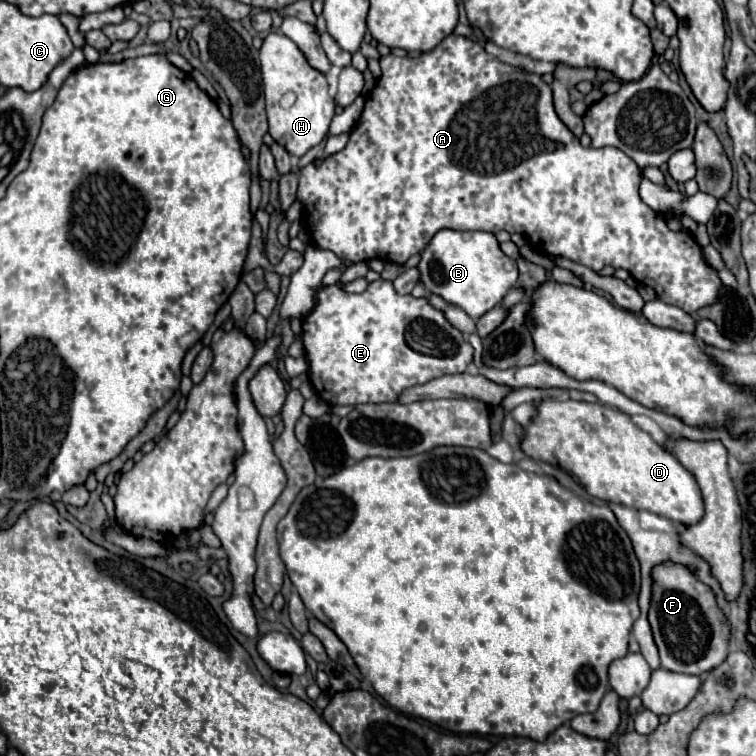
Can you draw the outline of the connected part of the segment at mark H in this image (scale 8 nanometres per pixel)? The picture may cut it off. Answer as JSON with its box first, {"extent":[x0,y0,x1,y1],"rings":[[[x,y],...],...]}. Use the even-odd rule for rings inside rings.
{"extent":[260,31,336,157],"rings":[[[276,31],[268,33],[268,37],[264,39],[264,45],[260,49],[260,63],[270,135],[290,155],[302,157],[308,149],[318,145],[328,135],[328,127],[334,117],[336,103],[328,93],[326,77],[308,65],[306,57],[300,53],[294,41]],[[290,95],[294,97],[292,105]]]}

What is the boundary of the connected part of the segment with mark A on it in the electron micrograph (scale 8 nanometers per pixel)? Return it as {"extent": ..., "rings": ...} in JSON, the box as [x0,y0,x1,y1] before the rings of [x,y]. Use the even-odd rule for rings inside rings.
{"extent":[298,33,722,315],"rings":[[[456,33],[448,35],[434,47],[434,51],[422,53],[420,57],[384,55],[380,57],[380,69],[382,75],[376,81],[376,87],[372,89],[358,123],[350,131],[348,145],[340,153],[326,157],[320,167],[310,163],[300,171],[298,199],[304,203],[302,221],[310,229],[310,239],[314,245],[322,249],[330,249],[338,257],[348,261],[382,259],[392,263],[406,263],[412,255],[420,253],[440,229],[480,229],[488,233],[506,229],[508,233],[524,235],[534,245],[534,249],[542,253],[548,253],[552,257],[566,257],[584,267],[590,267],[592,271],[600,271],[606,265],[612,265],[614,269],[626,269],[636,281],[640,281],[646,287],[652,287],[660,301],[676,305],[690,315],[718,301],[722,281],[718,277],[718,271],[706,263],[702,247],[696,243],[694,235],[688,231],[670,231],[664,221],[664,215],[652,211],[640,199],[638,185],[642,175],[638,165],[626,153],[620,153],[620,149],[612,149],[612,147],[594,149],[594,147],[580,145],[574,133],[558,119],[552,105],[552,89],[548,83],[542,81],[540,75],[526,73],[518,67],[500,63],[496,57],[488,55],[478,41],[460,37]]]}

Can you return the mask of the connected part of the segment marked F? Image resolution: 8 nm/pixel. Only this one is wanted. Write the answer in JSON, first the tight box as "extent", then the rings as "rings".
{"extent":[648,561,732,675],"rings":[[[672,561],[654,565],[650,577],[652,599],[648,609],[648,621],[660,653],[662,667],[688,675],[700,675],[718,667],[730,653],[728,641],[732,635],[732,627],[728,625],[726,615],[716,603],[714,591],[698,581],[690,567]]]}

